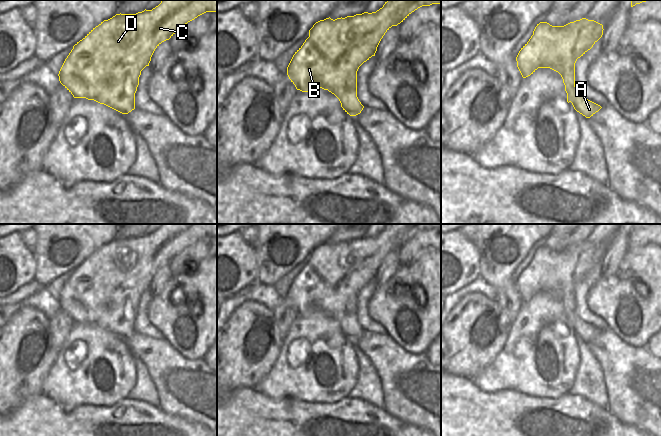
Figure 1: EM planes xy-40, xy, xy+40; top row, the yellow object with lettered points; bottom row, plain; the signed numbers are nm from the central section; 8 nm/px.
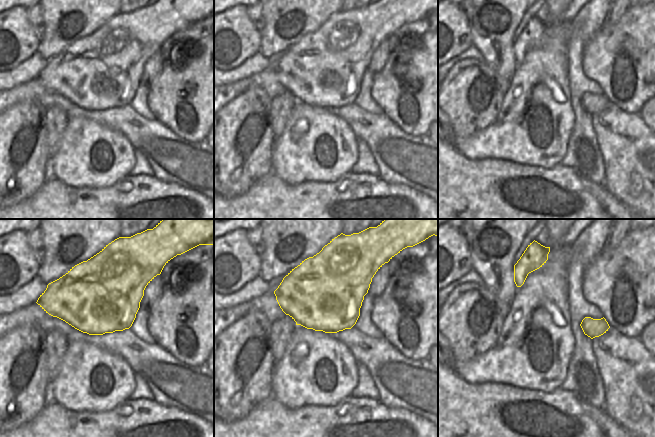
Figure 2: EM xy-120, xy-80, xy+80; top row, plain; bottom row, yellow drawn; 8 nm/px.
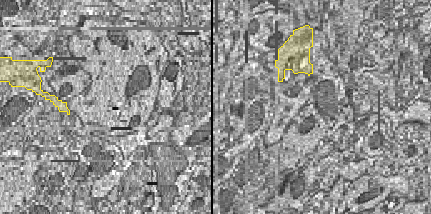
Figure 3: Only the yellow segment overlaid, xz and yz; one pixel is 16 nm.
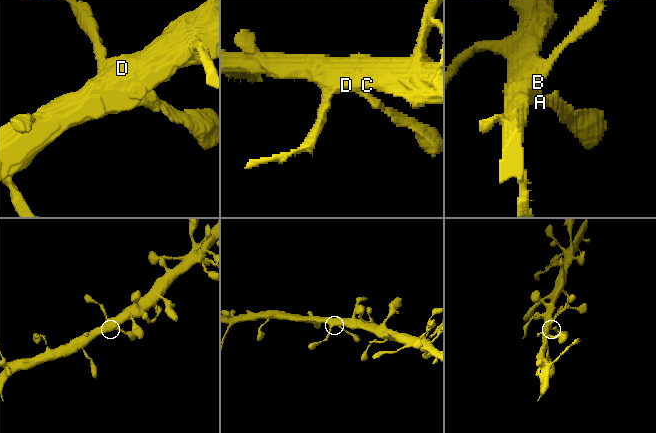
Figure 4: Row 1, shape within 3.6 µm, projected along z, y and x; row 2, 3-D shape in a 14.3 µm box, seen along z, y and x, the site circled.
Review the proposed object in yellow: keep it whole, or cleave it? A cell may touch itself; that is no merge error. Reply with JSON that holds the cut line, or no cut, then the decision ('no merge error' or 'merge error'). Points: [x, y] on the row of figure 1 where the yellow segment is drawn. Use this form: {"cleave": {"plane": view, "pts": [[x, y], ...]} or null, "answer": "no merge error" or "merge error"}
{"cleave": null, "answer": "no merge error"}

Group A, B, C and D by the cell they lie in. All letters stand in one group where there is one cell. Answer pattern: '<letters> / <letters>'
A B C D

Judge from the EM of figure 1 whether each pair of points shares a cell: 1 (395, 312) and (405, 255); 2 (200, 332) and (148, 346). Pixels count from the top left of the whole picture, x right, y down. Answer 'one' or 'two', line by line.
1: two
2: two

